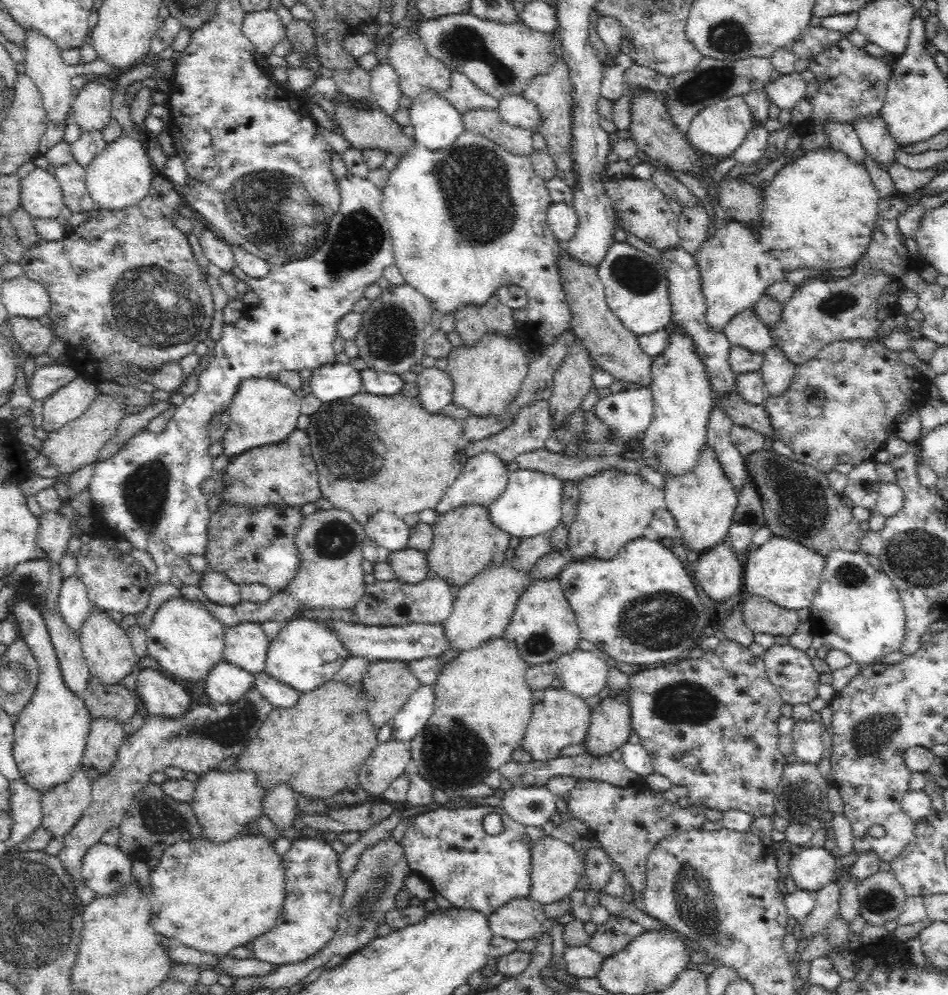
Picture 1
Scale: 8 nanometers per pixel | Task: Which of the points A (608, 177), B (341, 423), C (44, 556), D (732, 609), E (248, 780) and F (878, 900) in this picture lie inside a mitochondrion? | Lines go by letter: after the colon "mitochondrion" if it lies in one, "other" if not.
A: other
B: mitochondrion
C: other
D: other
E: other
F: mitochondrion

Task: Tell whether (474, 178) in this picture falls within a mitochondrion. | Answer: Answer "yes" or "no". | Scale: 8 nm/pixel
yes

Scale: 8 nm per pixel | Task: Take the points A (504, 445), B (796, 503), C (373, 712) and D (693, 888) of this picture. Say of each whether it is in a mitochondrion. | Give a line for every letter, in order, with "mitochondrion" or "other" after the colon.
A: other
B: mitochondrion
C: other
D: mitochondrion

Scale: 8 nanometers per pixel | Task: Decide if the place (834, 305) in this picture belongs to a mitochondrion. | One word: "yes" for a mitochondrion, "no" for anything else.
yes

